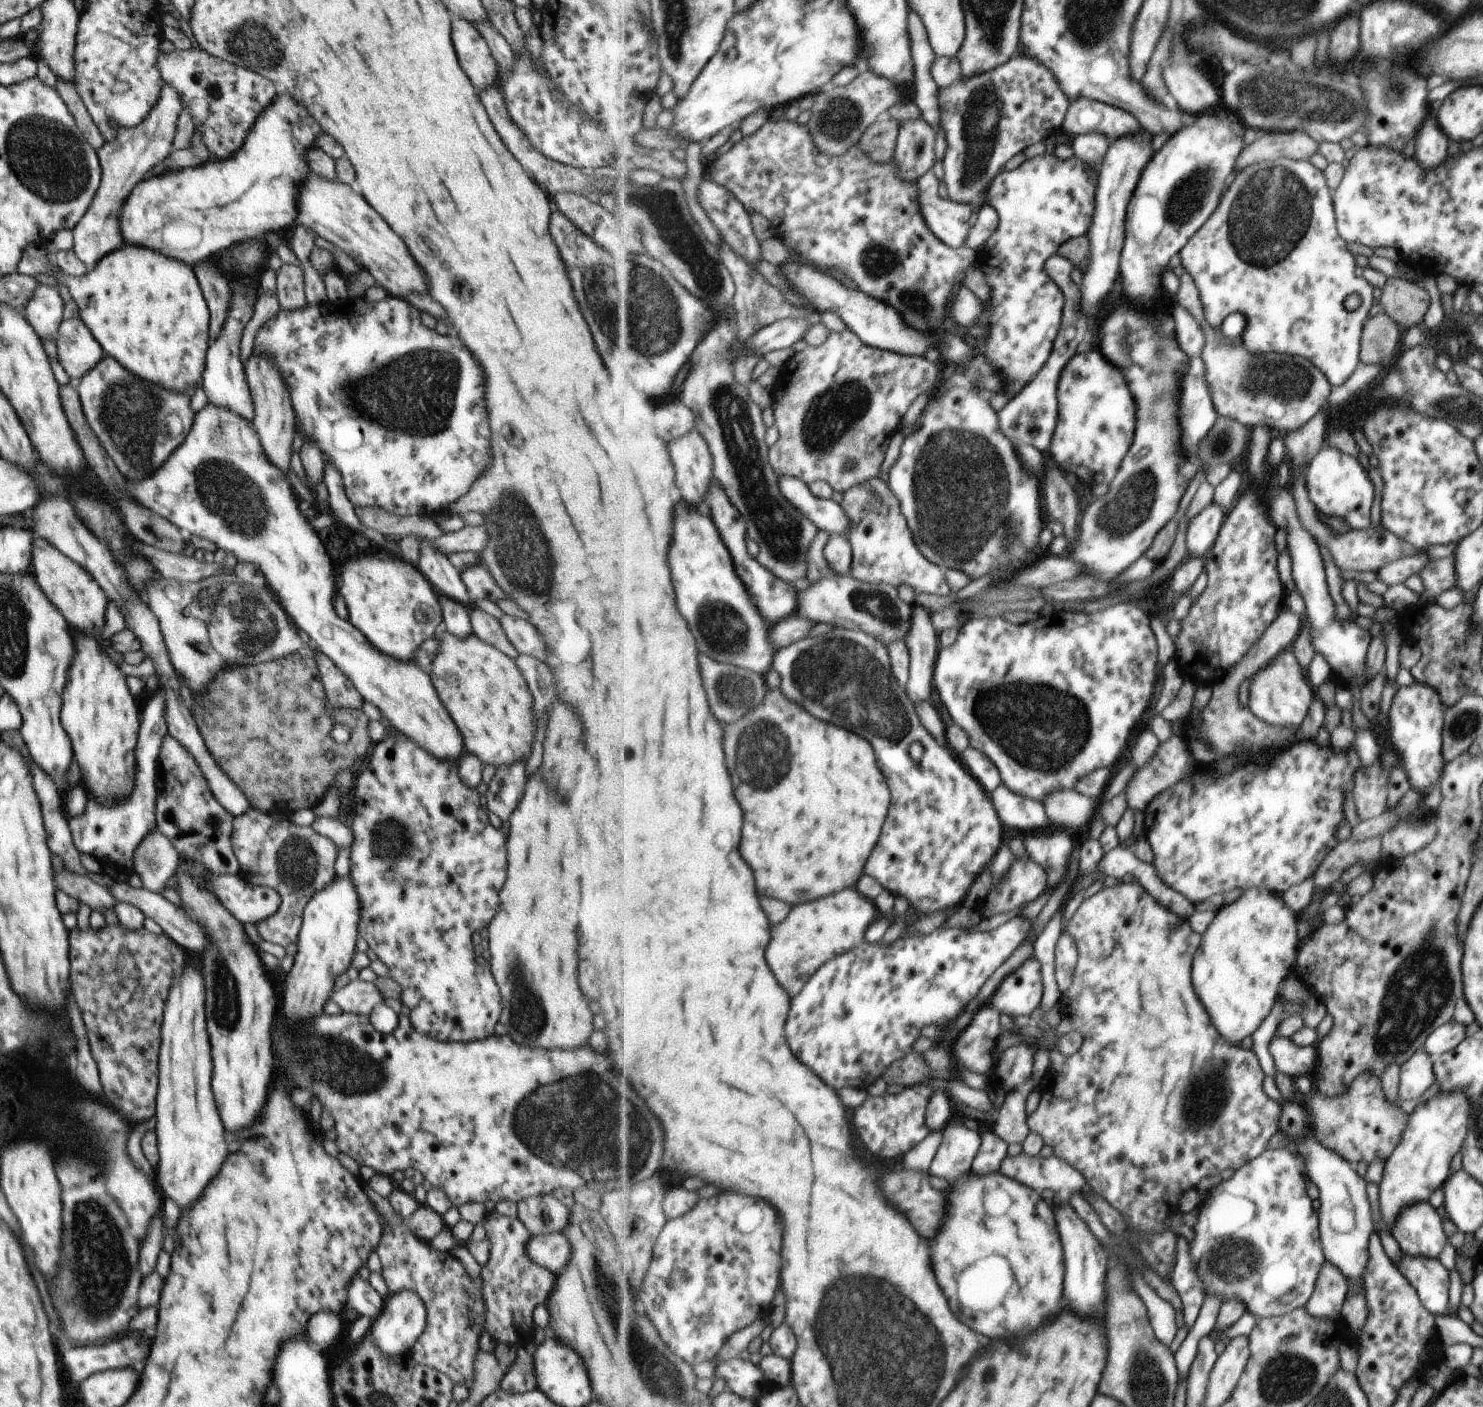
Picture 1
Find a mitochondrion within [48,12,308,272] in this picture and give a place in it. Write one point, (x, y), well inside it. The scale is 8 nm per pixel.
(252, 41)

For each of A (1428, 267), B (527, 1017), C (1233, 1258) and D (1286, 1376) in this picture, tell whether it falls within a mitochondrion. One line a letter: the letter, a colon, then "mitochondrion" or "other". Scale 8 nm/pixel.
A: other
B: mitochondrion
C: mitochondrion
D: mitochondrion

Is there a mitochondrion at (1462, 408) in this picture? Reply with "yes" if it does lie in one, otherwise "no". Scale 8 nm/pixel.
yes

